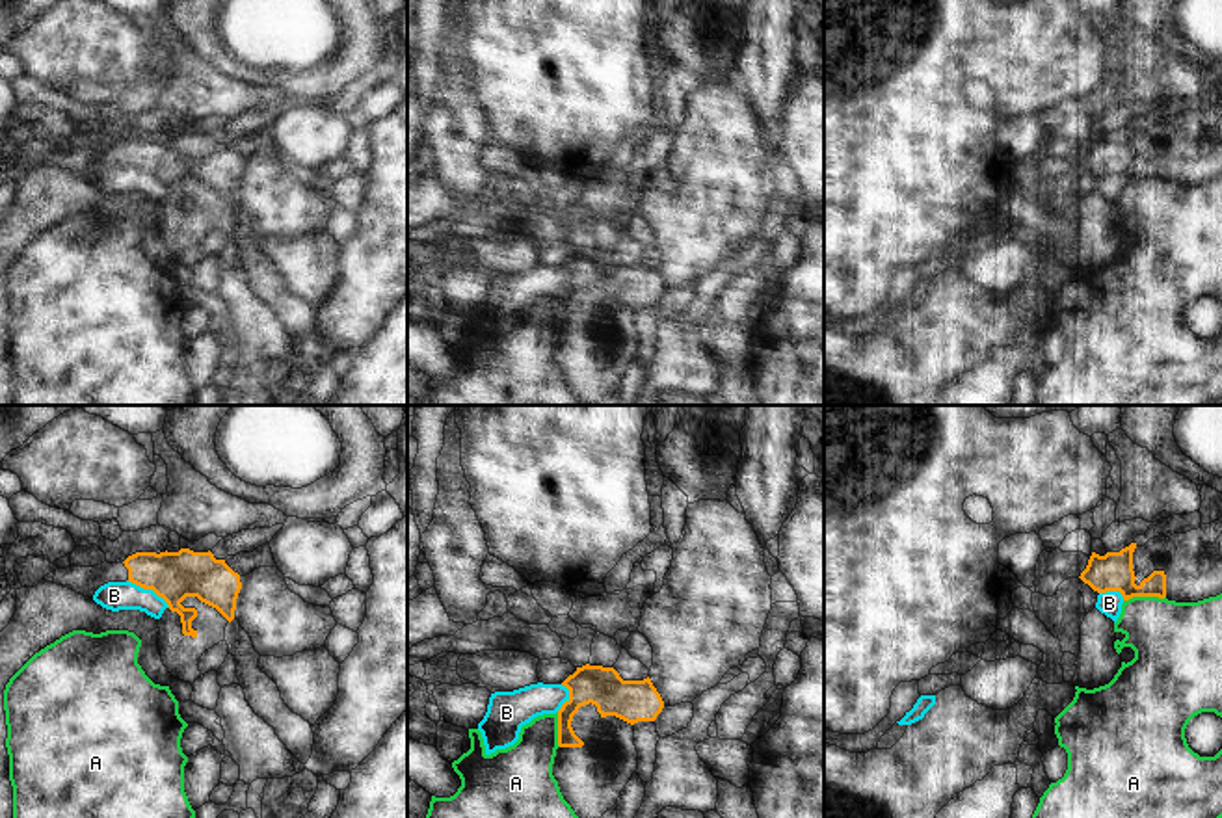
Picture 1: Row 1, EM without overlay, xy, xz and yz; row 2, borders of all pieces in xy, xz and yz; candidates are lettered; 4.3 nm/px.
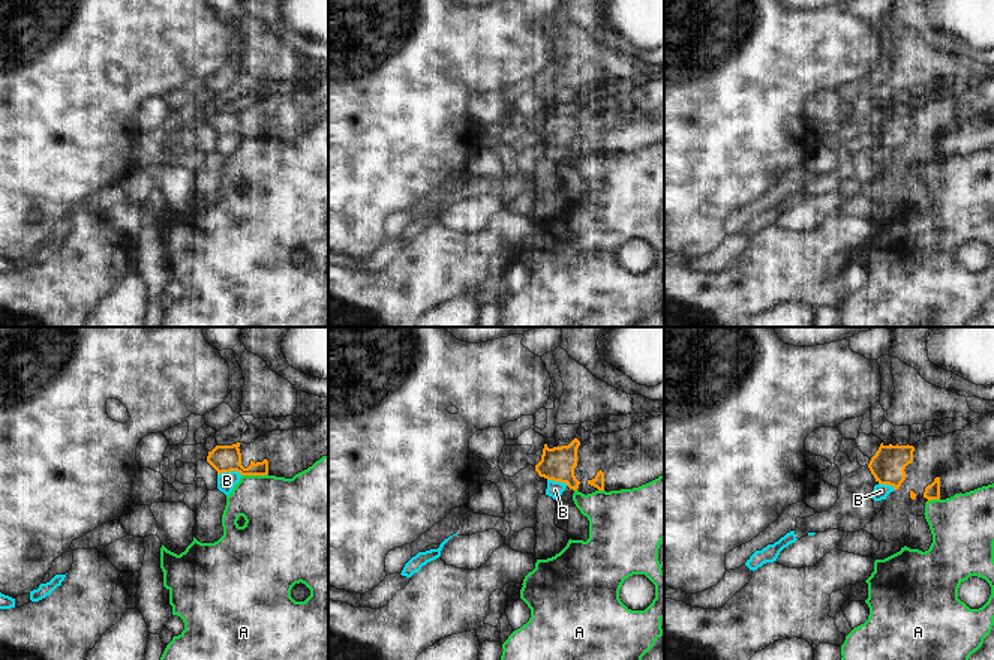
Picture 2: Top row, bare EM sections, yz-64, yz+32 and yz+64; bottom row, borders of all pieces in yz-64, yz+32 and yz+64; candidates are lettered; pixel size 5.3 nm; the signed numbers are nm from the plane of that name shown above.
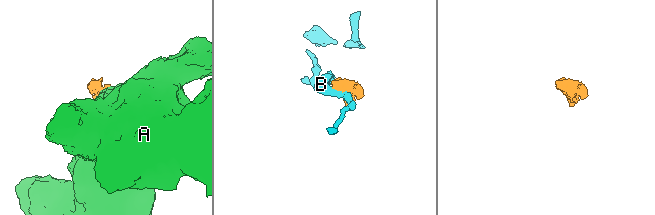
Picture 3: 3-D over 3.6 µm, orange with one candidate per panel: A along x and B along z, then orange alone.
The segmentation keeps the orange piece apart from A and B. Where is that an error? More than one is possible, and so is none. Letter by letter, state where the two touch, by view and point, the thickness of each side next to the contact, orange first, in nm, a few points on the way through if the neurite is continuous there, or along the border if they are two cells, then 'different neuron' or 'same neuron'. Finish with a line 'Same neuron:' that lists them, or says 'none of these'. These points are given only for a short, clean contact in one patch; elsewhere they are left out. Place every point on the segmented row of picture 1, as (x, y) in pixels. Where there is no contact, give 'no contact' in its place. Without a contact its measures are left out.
A: contact yz (1144, 595); calibres 160 and 360 nm; border yz (1165, 595), (1129, 597), (1124, 601); different neuron
B: contact xy (149, 588); calibres 200 and 130 nm; border xy (127, 580), (151, 588), (170, 606); different neuron
Same neuron: none of these

